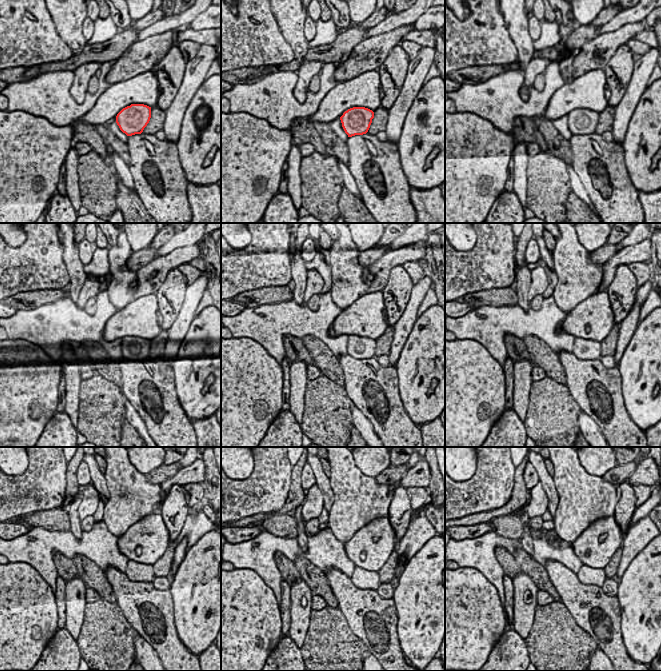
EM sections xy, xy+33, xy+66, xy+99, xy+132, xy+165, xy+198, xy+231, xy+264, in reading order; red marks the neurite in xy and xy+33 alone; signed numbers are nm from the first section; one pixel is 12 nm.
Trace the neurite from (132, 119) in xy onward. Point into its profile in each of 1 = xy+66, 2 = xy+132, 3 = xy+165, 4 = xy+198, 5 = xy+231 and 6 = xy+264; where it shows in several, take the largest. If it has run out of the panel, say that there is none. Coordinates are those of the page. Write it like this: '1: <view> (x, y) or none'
1: xy+66 (581, 121)
2: xy+132 (359, 347)
3: xy+165 (585, 349)
4: xy+198 (136, 572)
5: xy+231 (363, 575)
6: xy+264 (587, 575)

